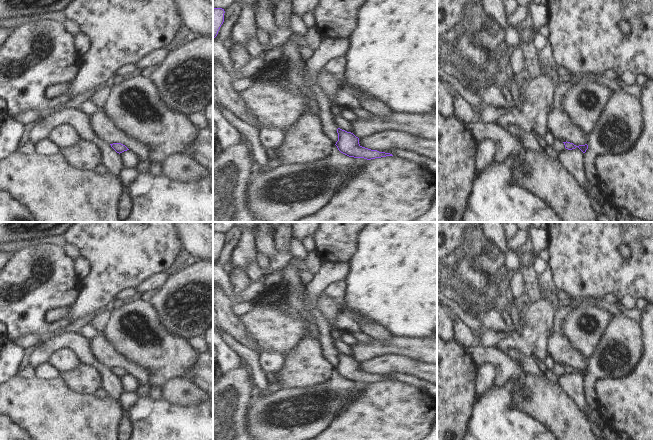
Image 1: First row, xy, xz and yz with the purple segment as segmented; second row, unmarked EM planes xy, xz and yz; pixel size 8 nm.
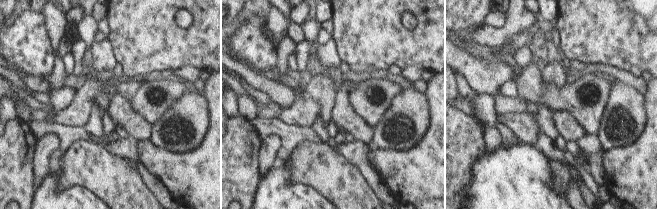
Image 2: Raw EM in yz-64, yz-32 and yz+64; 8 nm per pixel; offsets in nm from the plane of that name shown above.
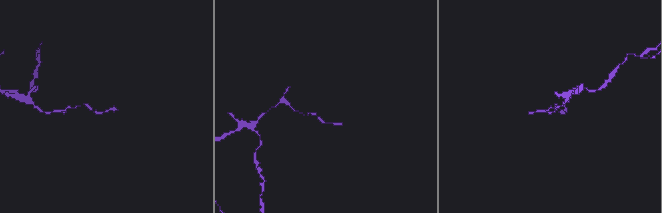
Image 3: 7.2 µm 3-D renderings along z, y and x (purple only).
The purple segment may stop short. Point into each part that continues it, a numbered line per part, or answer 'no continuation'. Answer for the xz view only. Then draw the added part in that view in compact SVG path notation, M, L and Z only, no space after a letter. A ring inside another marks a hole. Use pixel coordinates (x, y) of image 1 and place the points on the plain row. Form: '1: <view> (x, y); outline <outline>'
no continuation

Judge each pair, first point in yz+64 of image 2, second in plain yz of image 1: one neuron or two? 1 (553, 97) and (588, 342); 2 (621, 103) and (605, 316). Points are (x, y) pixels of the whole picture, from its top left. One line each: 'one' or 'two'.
1: one
2: two

